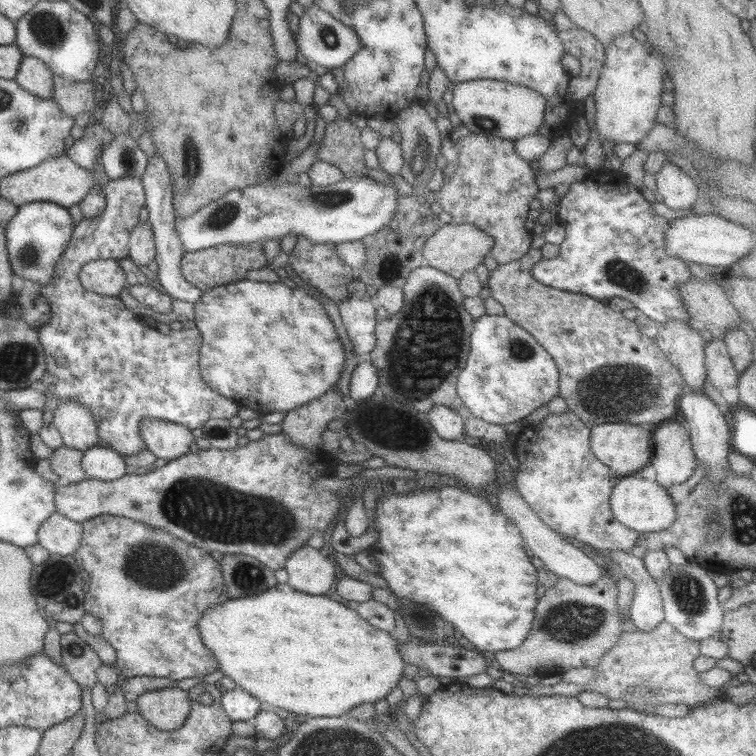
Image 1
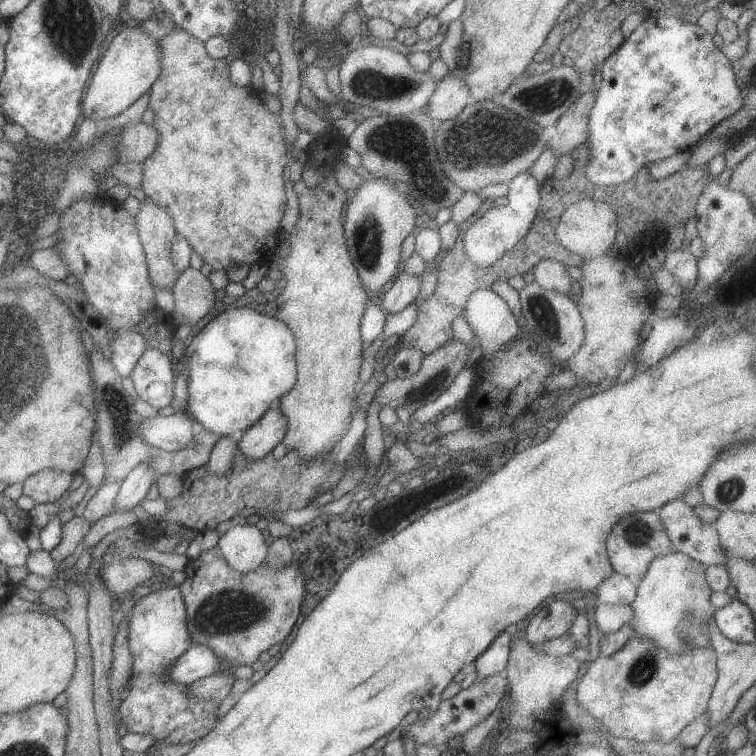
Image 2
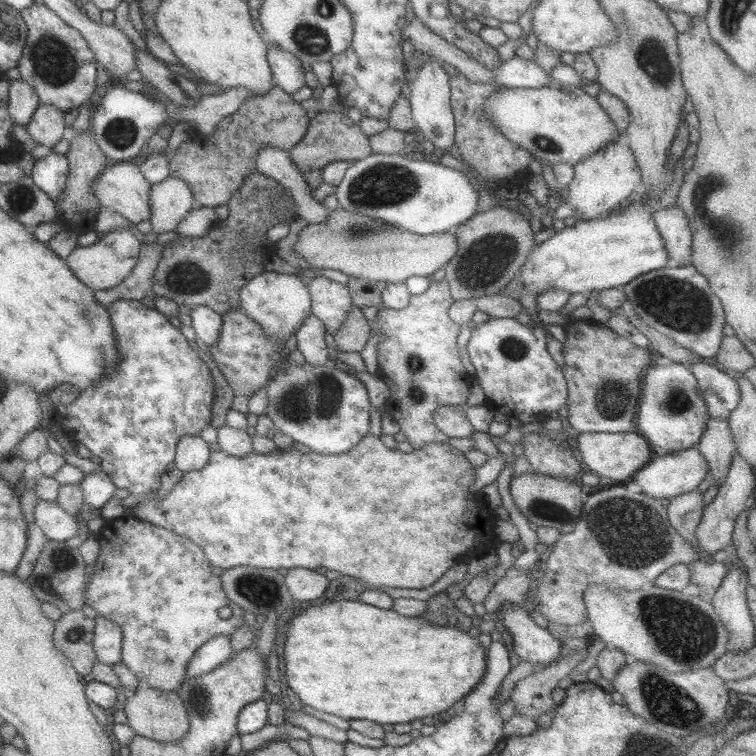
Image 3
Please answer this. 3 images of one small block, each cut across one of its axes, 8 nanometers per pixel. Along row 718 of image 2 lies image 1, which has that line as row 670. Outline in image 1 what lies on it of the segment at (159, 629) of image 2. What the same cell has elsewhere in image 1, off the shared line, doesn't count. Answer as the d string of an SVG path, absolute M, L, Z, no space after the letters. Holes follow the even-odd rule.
M100 515L82 523L83 538L82 544L73 555L79 566L90 575L89 590L85 594L85 612L96 615L103 624L103 637L117 650L116 667L124 678L133 678L136 676L150 676L159 678L173 679L181 681L192 677L205 677L219 670L218 660L203 645L201 636L196 626L196 620L202 616L202 612L218 602L224 602L222 596L226 596L226 584L220 572L220 564L206 552L196 546L190 546L188 542L178 540L174 534L162 529L156 529L147 526L143 522L136 522L130 518L112 515Z

